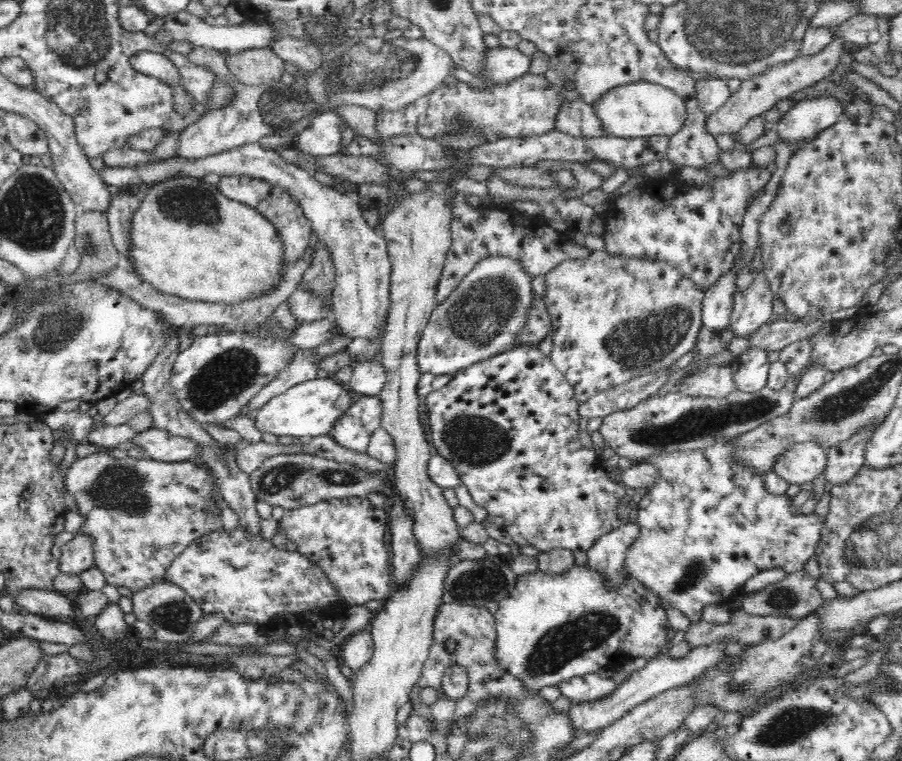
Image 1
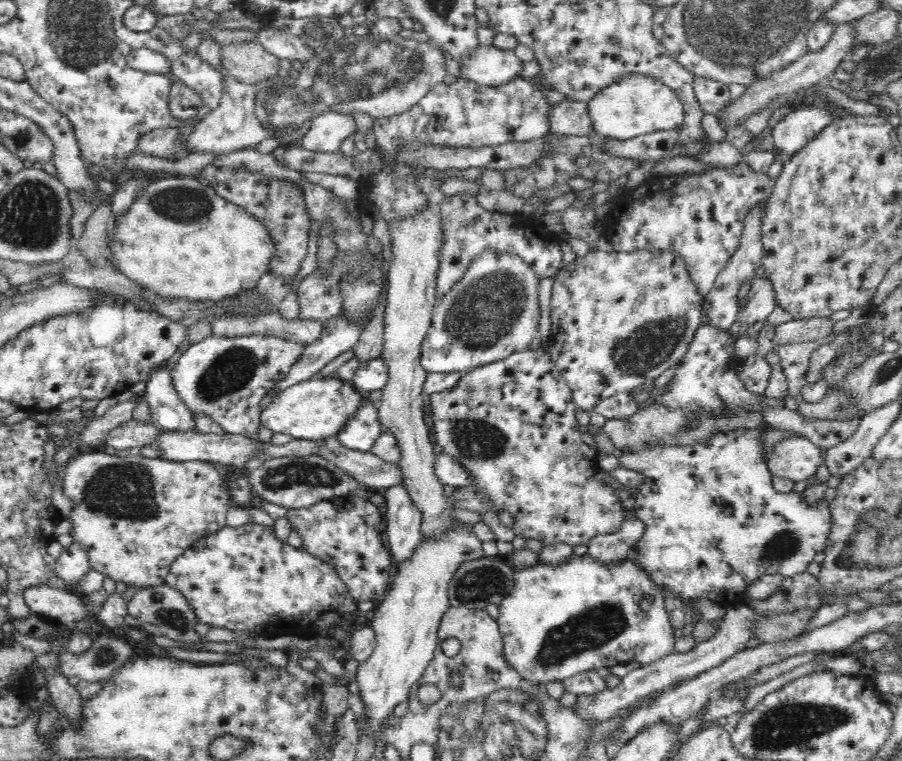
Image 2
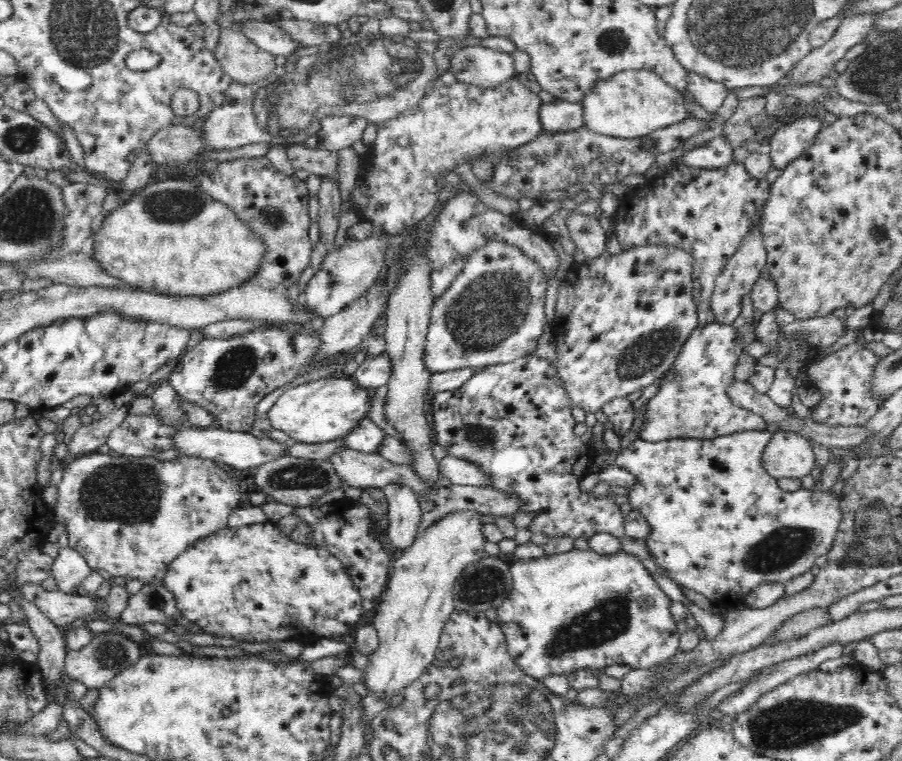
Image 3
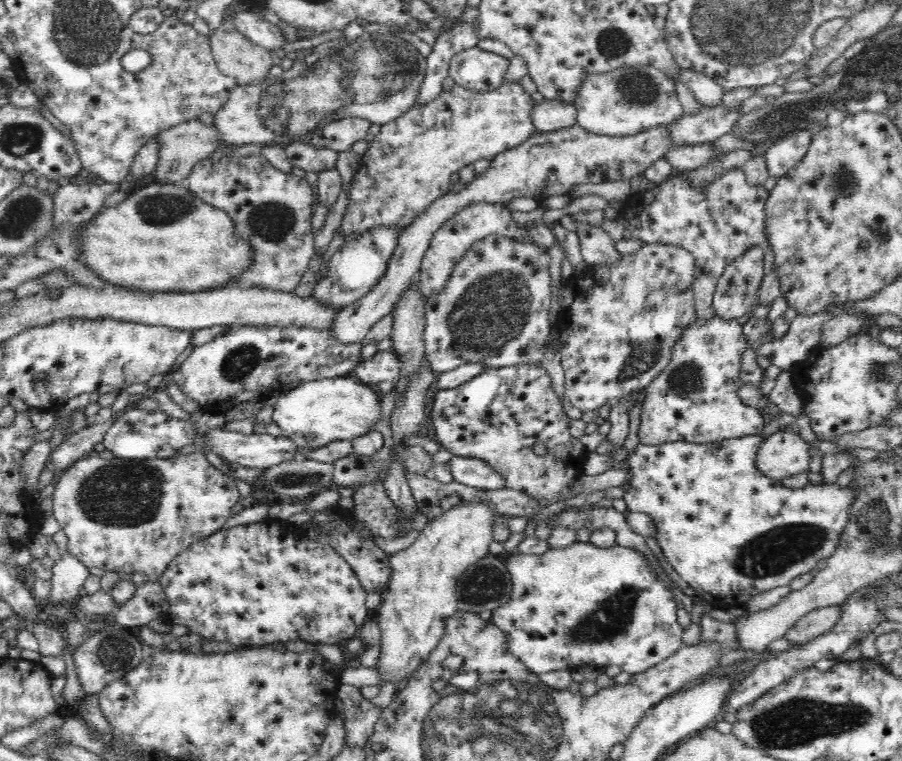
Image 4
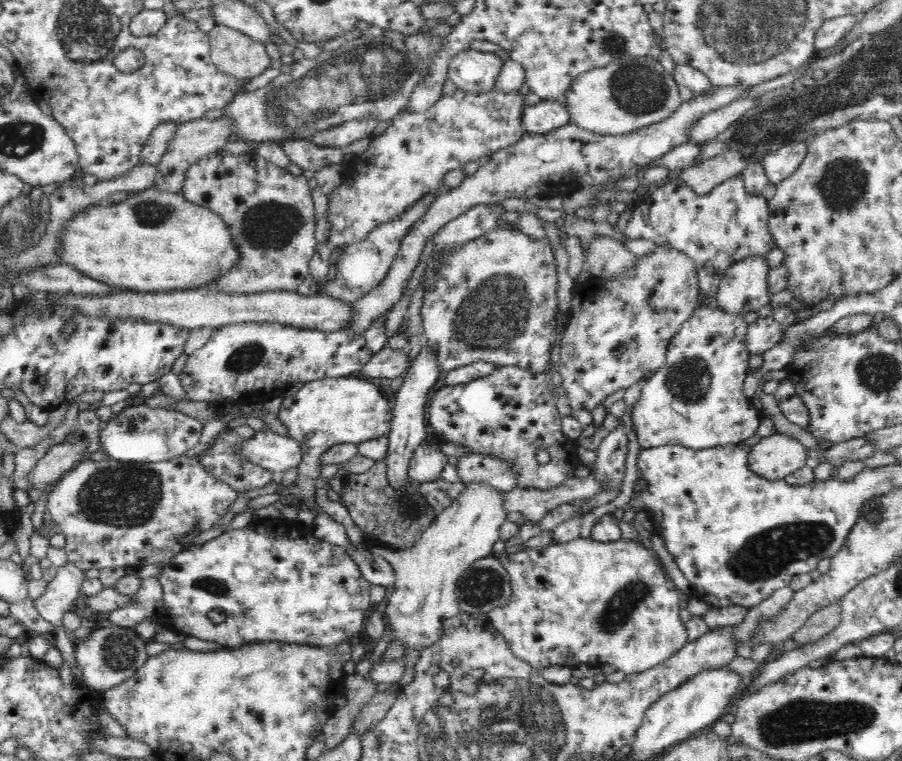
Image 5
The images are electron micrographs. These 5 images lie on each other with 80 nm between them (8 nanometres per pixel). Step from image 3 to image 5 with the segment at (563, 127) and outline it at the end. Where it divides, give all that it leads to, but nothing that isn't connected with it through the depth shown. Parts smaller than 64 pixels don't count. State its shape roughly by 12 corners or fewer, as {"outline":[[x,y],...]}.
{"outline":[[546,99],[524,110],[526,132],[570,123],[566,104]]}

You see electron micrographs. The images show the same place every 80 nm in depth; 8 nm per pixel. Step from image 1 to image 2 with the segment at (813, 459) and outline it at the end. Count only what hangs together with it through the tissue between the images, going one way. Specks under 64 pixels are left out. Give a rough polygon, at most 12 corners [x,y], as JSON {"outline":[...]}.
{"outline":[[804,436],[782,440],[766,460],[771,475],[808,481],[824,449]]}

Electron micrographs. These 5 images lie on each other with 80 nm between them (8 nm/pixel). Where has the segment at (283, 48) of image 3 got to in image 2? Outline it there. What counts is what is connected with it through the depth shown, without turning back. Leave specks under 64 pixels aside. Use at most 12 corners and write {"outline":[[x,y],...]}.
{"outline":[[270,26],[257,42],[274,56],[298,67],[312,58],[314,47],[299,36]]}

